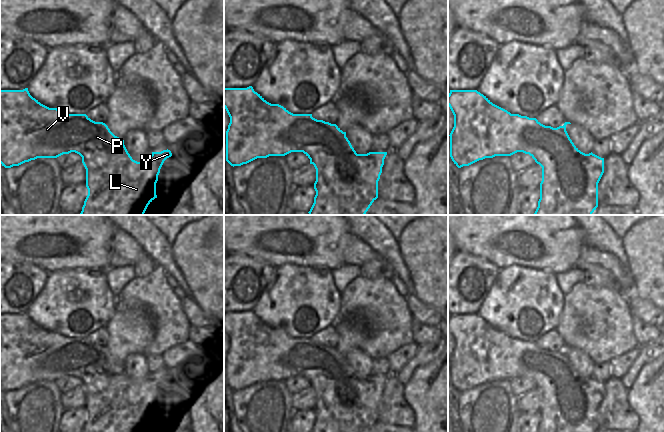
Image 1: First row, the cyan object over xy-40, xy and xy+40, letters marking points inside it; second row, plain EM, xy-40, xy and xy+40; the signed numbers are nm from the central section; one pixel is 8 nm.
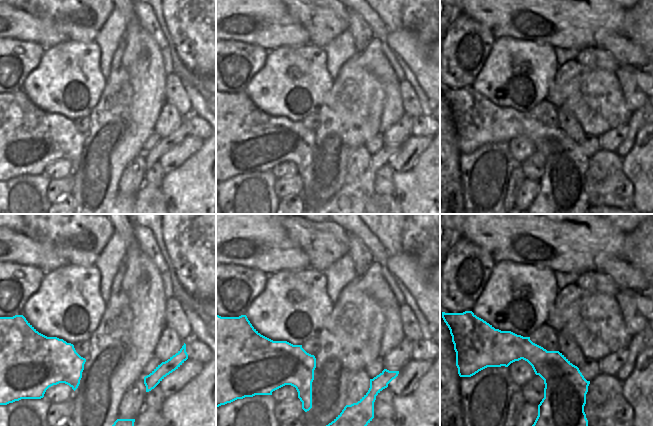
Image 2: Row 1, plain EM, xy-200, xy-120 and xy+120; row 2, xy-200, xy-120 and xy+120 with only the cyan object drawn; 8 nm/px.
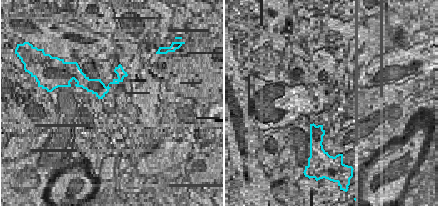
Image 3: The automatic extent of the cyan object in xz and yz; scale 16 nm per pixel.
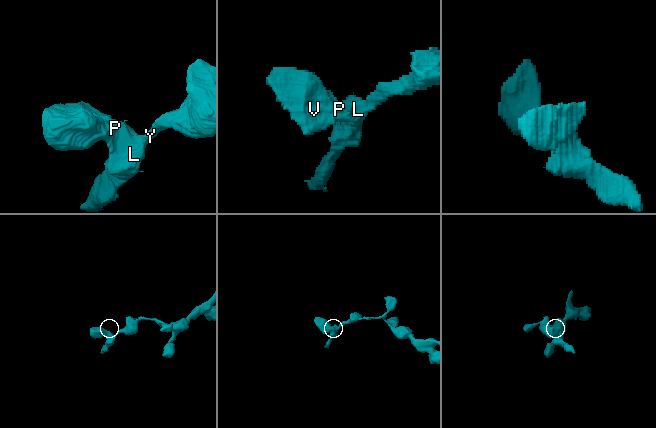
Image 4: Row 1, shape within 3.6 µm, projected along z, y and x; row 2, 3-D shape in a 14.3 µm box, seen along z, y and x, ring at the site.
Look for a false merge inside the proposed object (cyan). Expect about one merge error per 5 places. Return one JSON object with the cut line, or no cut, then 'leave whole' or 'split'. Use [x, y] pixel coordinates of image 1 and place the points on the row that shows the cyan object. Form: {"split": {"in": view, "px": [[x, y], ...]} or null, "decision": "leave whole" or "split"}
{"split": null, "decision": "leave whole"}

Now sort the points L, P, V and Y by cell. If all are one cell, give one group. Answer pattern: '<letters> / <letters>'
L P V Y

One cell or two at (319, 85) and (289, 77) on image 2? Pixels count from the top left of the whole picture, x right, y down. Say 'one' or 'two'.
one

